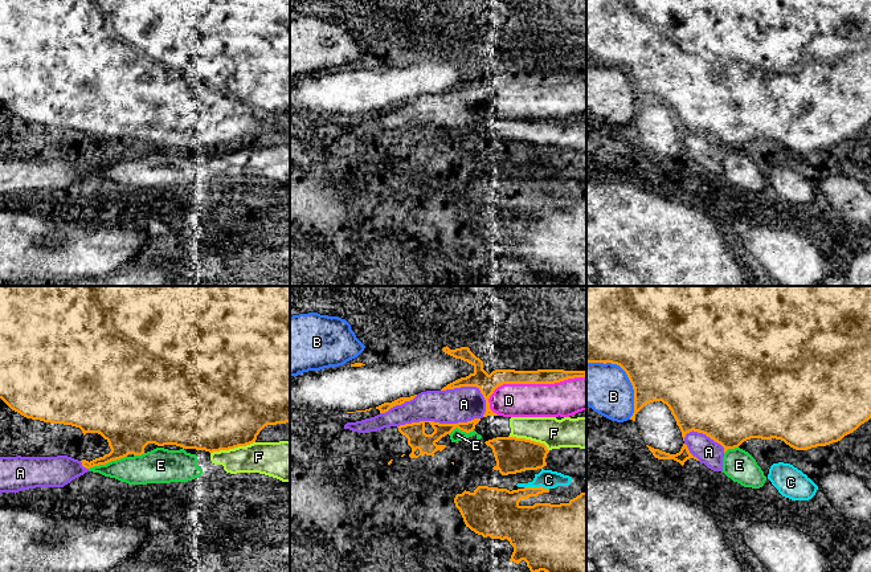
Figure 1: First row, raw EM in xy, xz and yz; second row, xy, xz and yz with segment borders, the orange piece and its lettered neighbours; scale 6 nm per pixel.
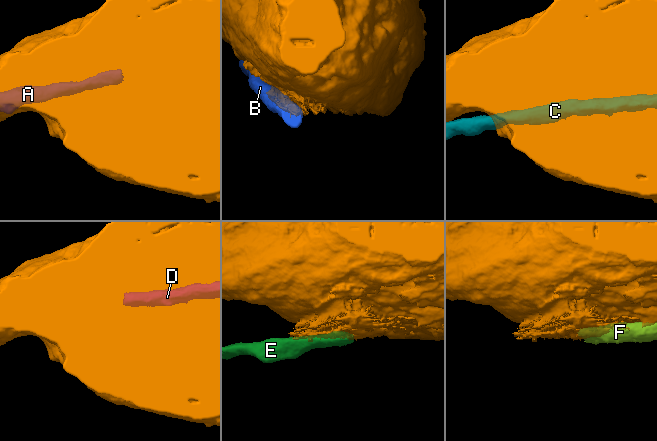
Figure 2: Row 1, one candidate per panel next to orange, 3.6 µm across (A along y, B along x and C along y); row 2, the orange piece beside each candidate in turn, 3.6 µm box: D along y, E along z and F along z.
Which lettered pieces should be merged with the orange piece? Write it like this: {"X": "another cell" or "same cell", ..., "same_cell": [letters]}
{"A": "another cell", "B": "another cell", "C": "another cell", "D": "another cell", "E": "another cell", "F": "another cell", "same_cell": []}

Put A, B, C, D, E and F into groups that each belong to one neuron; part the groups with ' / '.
A D / B / C / E F

